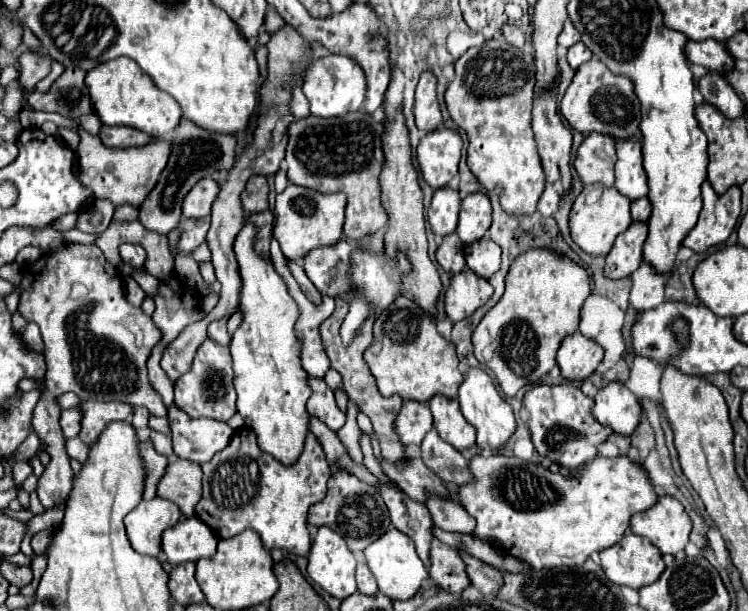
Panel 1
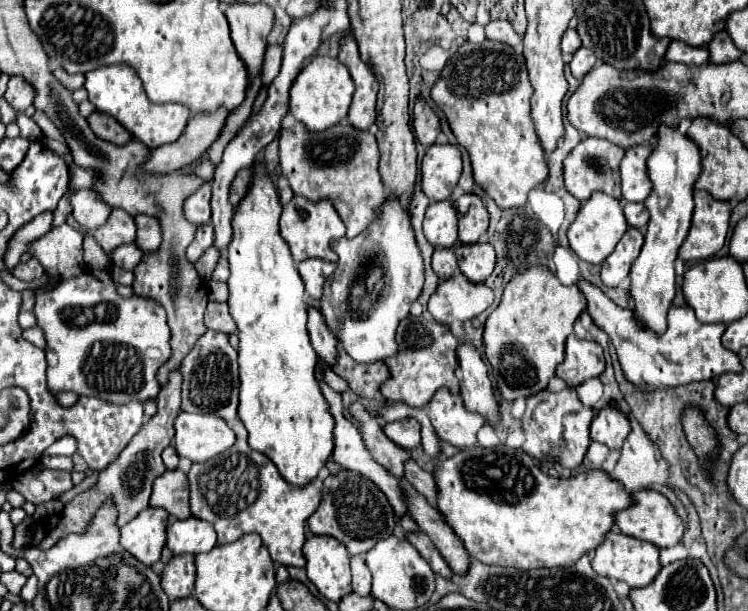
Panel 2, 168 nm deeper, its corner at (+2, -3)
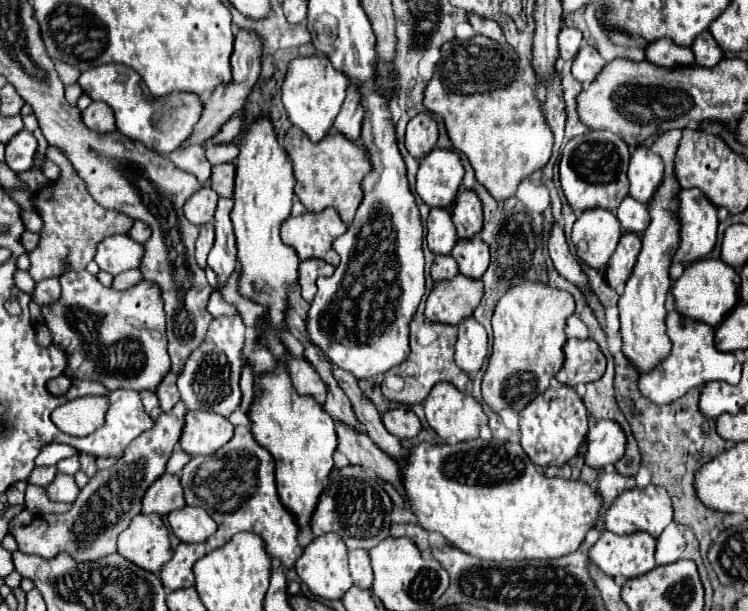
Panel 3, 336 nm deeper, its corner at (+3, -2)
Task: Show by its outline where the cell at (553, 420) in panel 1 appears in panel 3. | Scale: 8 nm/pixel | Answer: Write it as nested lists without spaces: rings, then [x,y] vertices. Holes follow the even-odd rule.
[[[560,386],[558,390],[548,388],[520,412],[520,432],[522,448],[534,464],[564,466],[578,454],[578,448],[588,434],[588,416],[582,398],[572,386]]]

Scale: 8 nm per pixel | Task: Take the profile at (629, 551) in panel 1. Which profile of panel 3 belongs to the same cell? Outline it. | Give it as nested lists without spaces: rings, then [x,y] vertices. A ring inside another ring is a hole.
[[[602,532],[600,540],[590,548],[590,560],[612,578],[636,578],[656,568],[654,546],[656,540],[648,532],[624,536]]]

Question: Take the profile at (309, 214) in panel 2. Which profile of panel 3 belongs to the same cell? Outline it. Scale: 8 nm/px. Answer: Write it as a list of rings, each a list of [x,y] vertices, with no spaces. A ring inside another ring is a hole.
[[[326,208],[320,214],[302,214],[300,218],[288,218],[282,226],[282,240],[296,250],[300,260],[320,258],[332,266],[338,266],[340,256],[332,248],[332,240],[346,232],[346,224],[336,210]]]

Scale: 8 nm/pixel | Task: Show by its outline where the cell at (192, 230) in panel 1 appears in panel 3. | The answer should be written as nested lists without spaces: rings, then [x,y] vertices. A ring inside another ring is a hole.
[[[208,222],[200,228],[200,236],[196,242],[196,260],[200,268],[206,268],[206,256],[212,250],[212,244],[214,244],[214,224]]]

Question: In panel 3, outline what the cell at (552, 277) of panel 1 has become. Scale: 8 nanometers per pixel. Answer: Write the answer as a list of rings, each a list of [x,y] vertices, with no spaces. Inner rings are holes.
[[[522,282],[500,298],[492,316],[492,356],[482,380],[482,398],[494,412],[504,408],[520,412],[550,386],[550,380],[564,362],[564,326],[572,312],[574,298],[568,292],[540,282]]]

